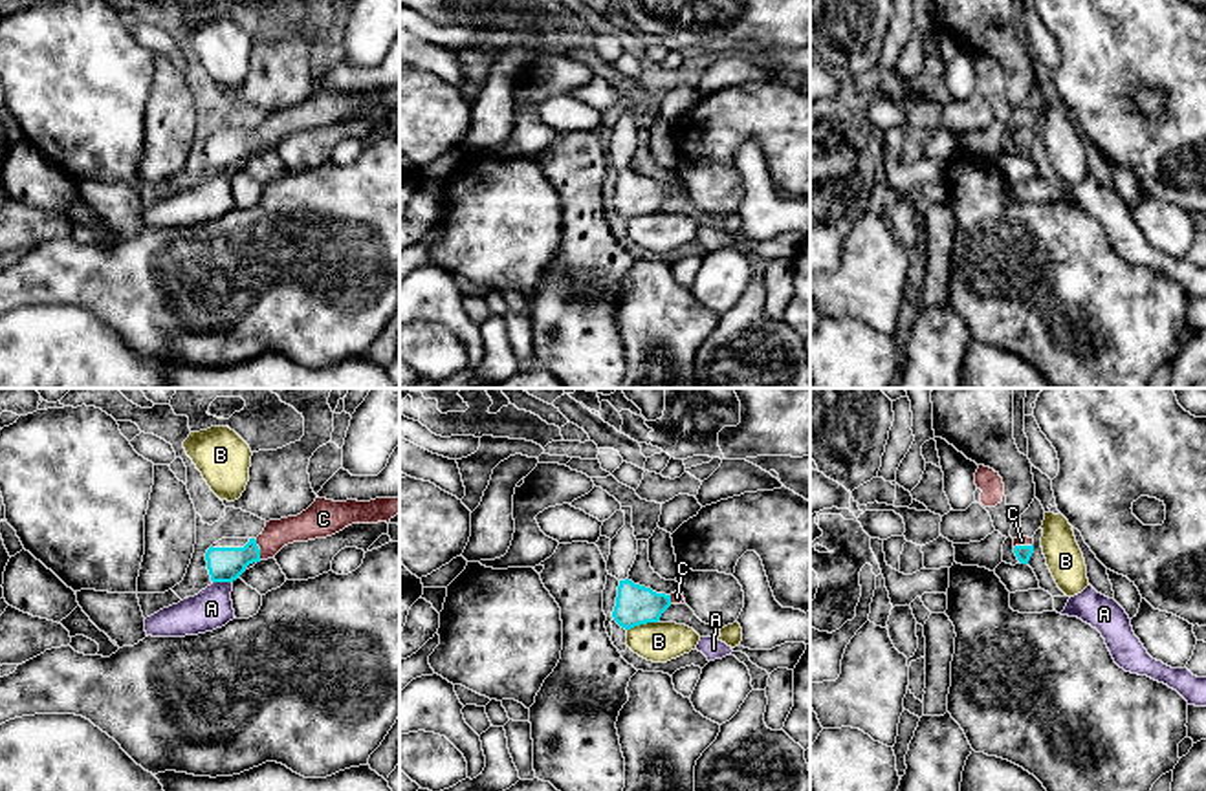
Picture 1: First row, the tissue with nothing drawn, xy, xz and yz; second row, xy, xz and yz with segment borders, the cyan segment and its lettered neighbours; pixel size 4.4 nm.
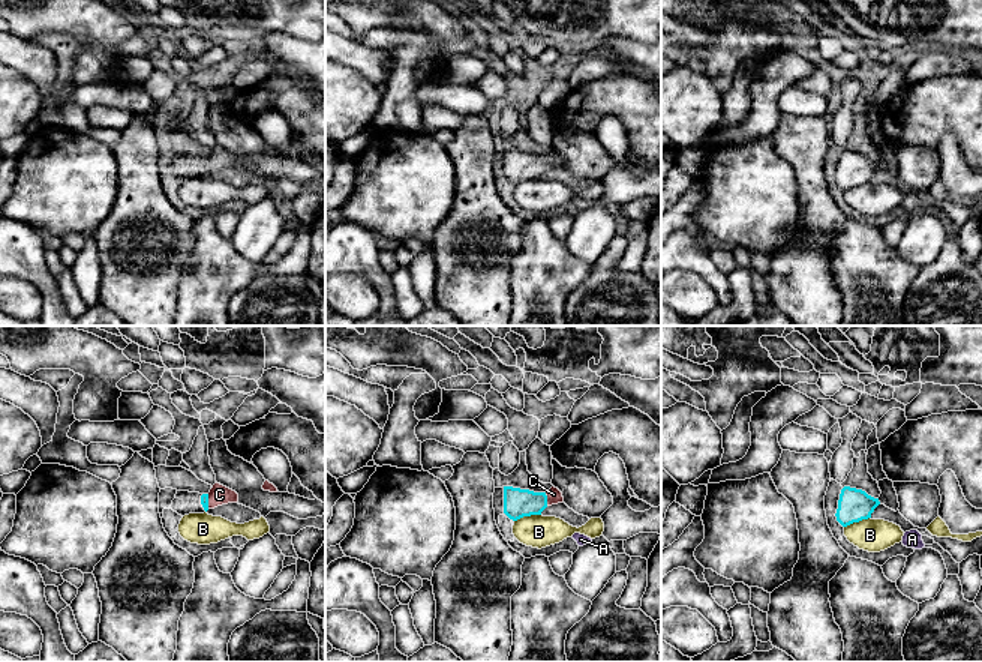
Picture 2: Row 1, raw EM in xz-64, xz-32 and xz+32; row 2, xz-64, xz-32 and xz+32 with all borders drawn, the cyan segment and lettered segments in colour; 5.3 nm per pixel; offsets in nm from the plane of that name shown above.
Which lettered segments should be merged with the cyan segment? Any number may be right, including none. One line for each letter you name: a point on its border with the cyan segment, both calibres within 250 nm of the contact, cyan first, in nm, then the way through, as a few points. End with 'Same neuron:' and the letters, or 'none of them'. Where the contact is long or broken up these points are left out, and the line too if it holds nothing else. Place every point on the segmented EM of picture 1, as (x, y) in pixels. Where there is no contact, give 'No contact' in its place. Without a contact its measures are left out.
C: Touches cyan at xy (259, 550). Thickness 160 nm (cyan) against 130 nm. Path across: xy (226, 564), (259, 550), (279, 533), (306, 526)
Same neuron: C

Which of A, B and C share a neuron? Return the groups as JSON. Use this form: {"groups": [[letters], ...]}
{"groups": [["A"], ["B"], ["C"]]}

